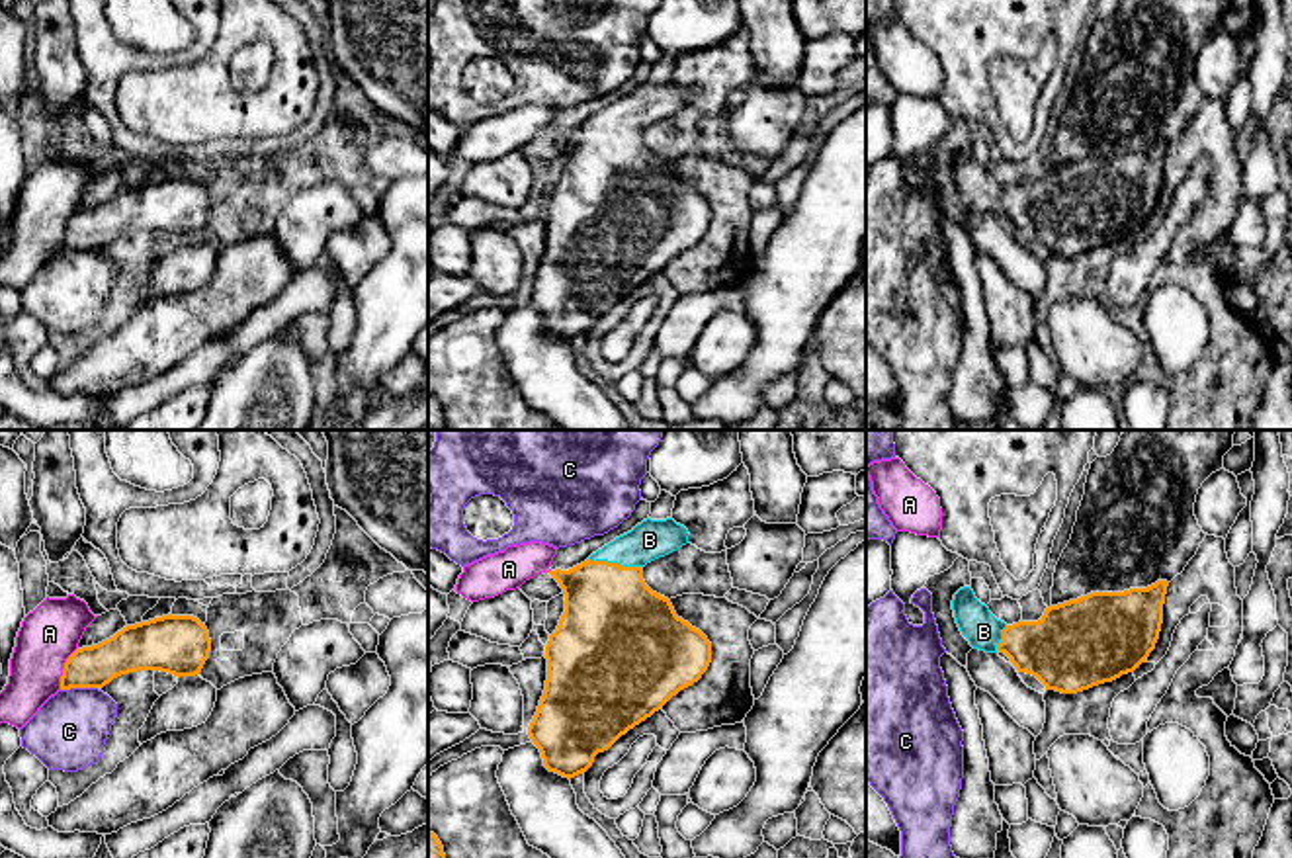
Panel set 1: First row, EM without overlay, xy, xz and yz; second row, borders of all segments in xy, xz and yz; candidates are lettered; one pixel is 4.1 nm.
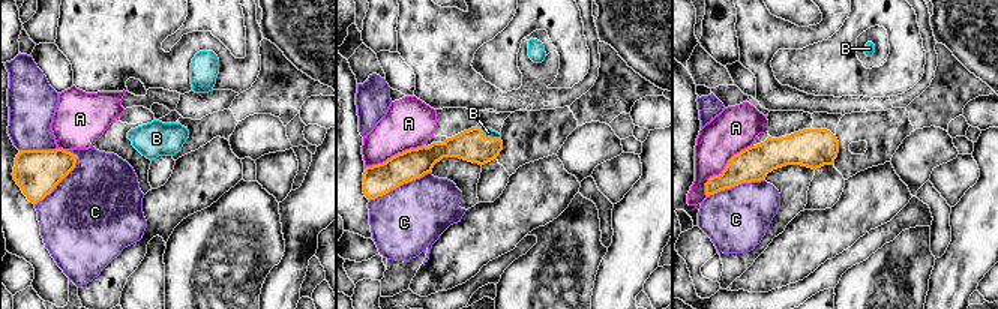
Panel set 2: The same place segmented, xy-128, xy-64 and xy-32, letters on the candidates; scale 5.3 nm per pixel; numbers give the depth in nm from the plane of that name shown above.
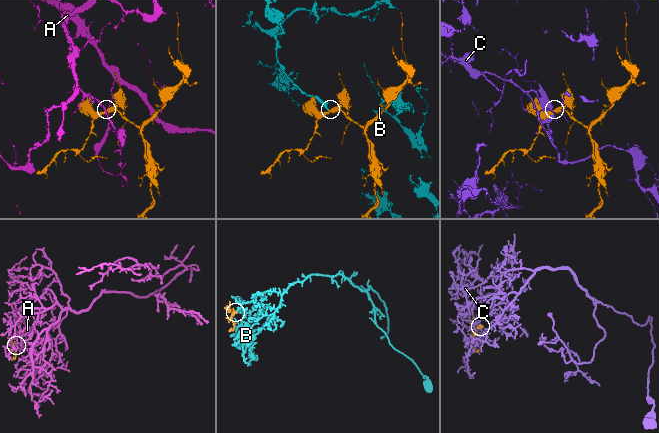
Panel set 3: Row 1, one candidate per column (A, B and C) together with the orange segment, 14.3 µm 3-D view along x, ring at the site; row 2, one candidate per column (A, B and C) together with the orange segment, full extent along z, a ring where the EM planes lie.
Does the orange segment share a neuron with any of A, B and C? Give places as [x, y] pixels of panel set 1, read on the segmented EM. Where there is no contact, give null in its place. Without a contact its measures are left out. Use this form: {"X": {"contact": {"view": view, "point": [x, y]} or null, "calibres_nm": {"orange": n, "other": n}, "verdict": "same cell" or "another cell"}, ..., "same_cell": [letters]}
{"A": {"contact": {"view": "xy", "point": [63, 669]}, "calibres_nm": {"orange": 180, "other": 240}, "verdict": "another cell"}, "B": {"contact": {"view": "xz", "point": [616, 563]}, "calibres_nm": {"orange": 420, "other": 160}, "verdict": "same cell"}, "C": {"contact": {"view": "xy", "point": [79, 686]}, "calibres_nm": {"orange": 180, "other": 300}, "verdict": "another cell"}, "same_cell": ["B"]}

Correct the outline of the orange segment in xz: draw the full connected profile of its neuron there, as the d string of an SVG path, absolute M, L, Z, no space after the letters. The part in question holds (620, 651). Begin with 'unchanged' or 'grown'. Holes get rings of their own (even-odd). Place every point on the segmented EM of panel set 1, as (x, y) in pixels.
grown; M647 518L584 563L549 571L563 588L565 612L545 645L545 690L528 727L549 772L569 780L586 772L598 752L608 751L708 670L708 637L678 618L670 600L643 580L643 567L686 545L688 536L672 518Z

